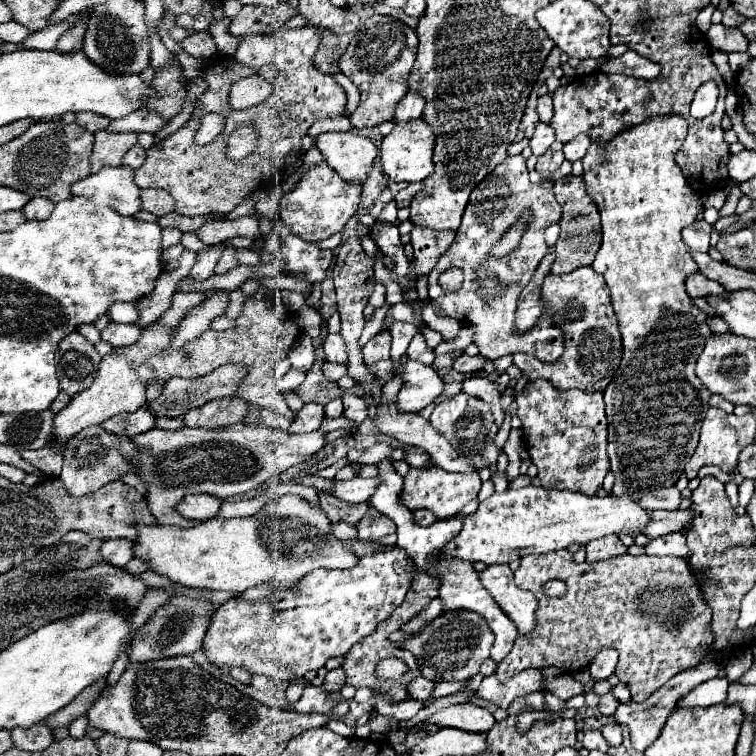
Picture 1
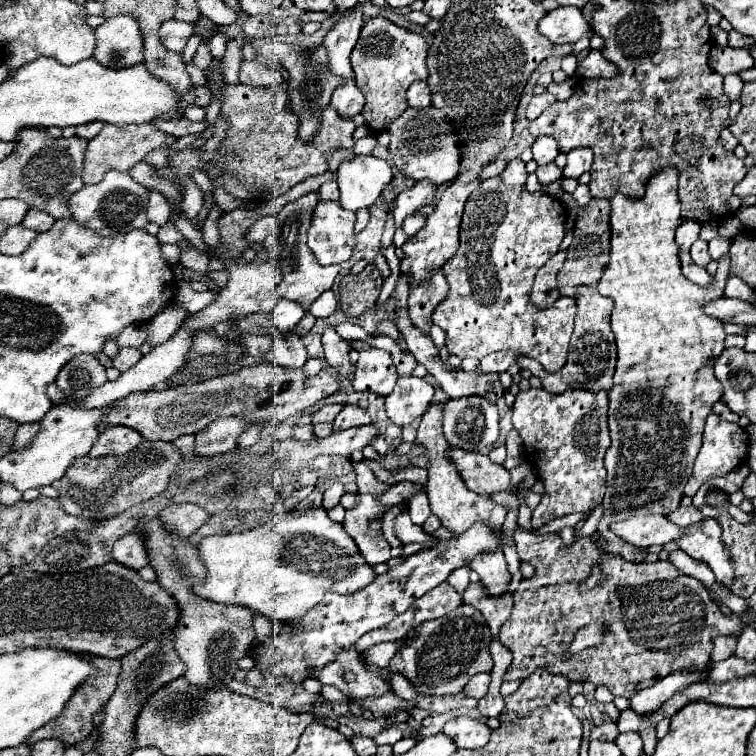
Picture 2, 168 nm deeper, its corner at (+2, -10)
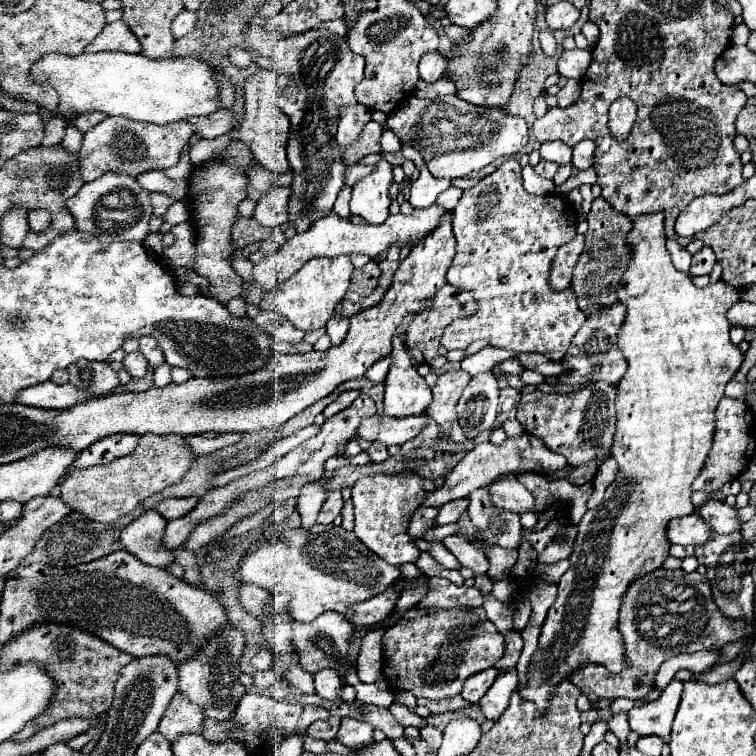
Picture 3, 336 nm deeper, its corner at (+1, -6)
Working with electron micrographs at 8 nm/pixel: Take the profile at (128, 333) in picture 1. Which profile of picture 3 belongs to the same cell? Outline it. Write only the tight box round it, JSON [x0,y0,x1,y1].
[122,351,148,379]

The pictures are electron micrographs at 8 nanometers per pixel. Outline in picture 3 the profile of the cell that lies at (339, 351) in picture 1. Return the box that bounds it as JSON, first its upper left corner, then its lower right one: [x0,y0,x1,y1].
[326,303,350,345]

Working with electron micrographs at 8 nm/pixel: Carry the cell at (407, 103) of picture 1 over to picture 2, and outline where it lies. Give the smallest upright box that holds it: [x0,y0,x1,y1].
[407,81,431,107]

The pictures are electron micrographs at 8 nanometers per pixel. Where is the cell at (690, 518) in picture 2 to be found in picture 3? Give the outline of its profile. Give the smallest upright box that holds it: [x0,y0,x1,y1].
[698,501,742,535]

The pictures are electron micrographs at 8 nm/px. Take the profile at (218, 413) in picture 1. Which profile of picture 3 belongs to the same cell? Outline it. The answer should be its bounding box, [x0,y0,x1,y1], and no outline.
[62,435,196,523]

